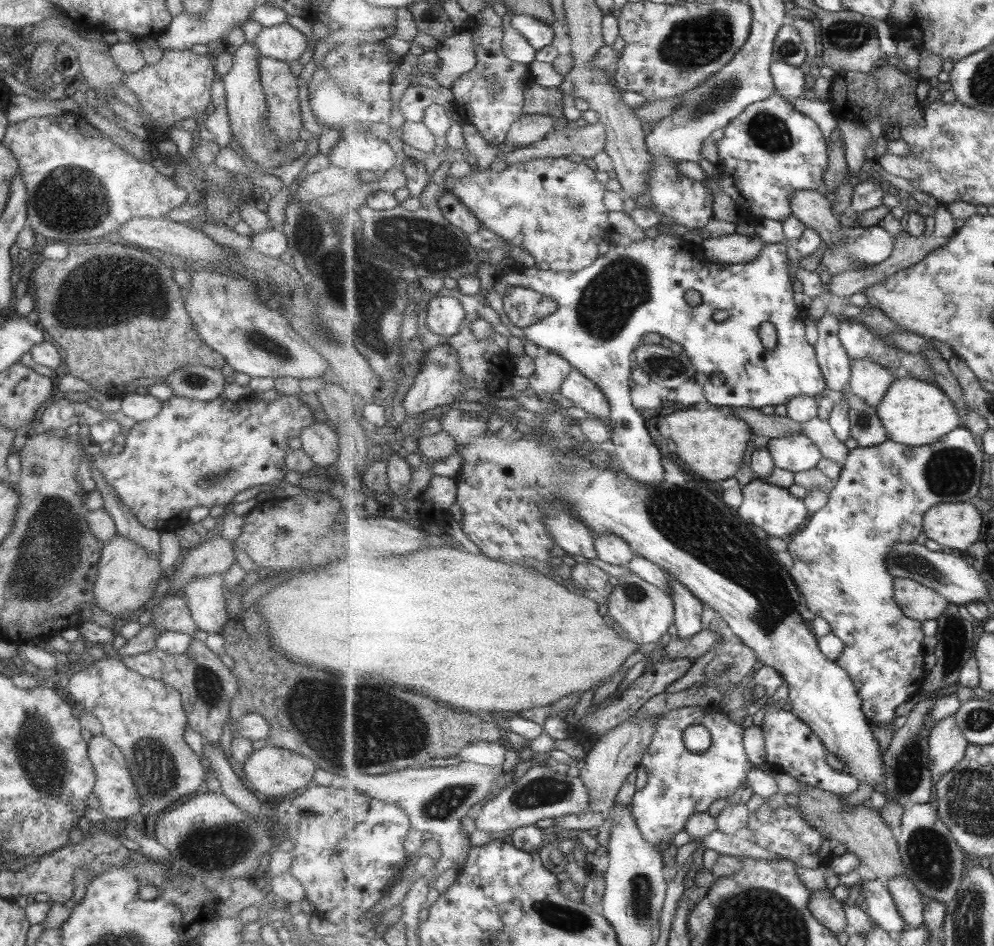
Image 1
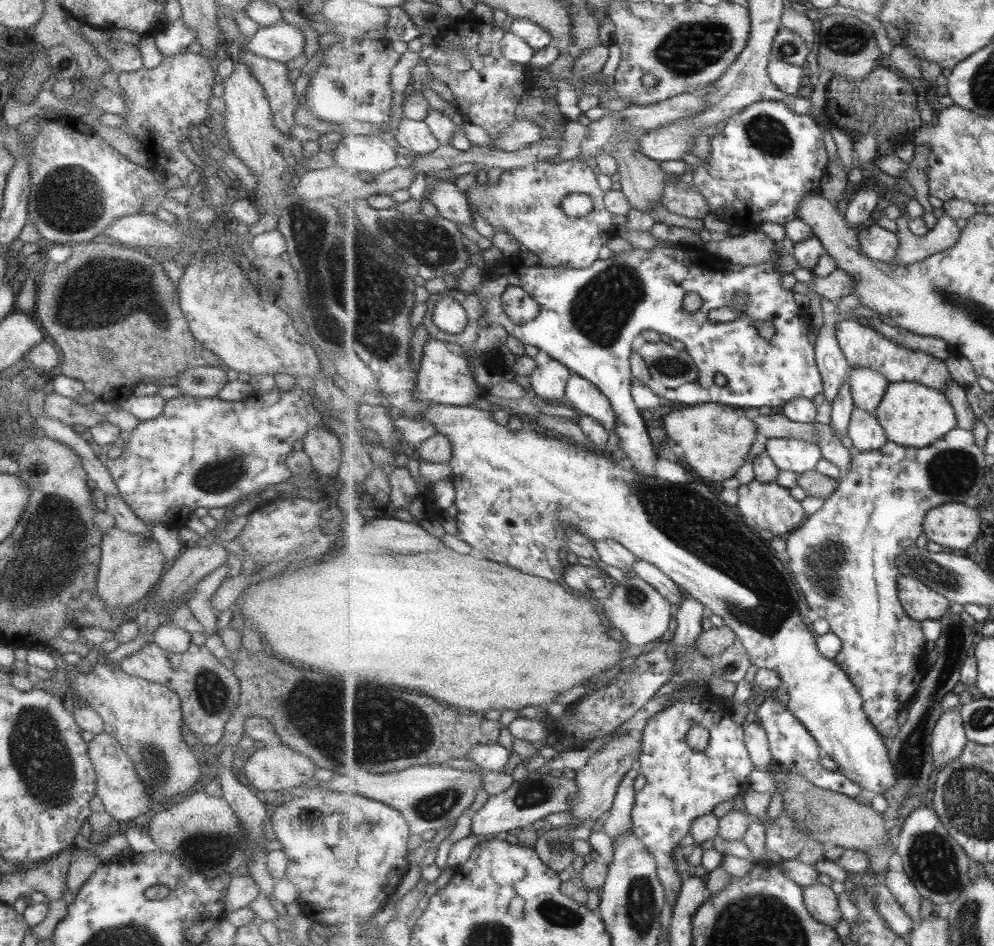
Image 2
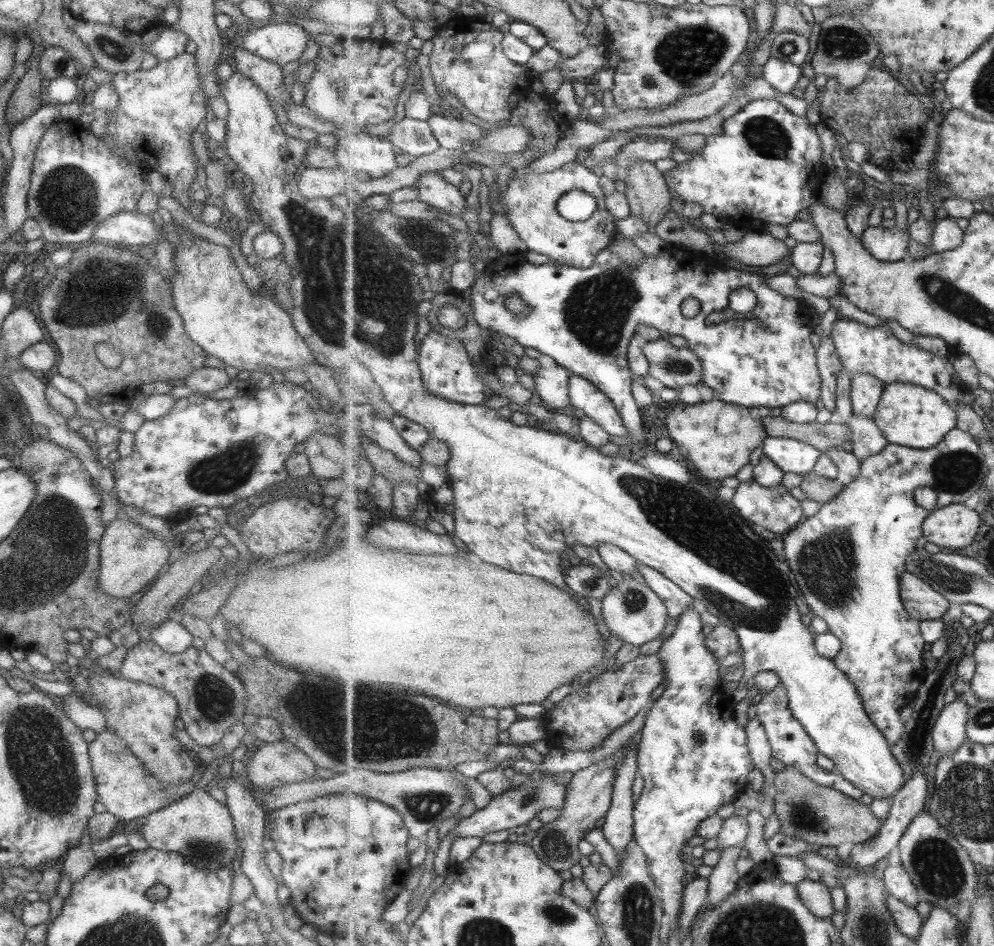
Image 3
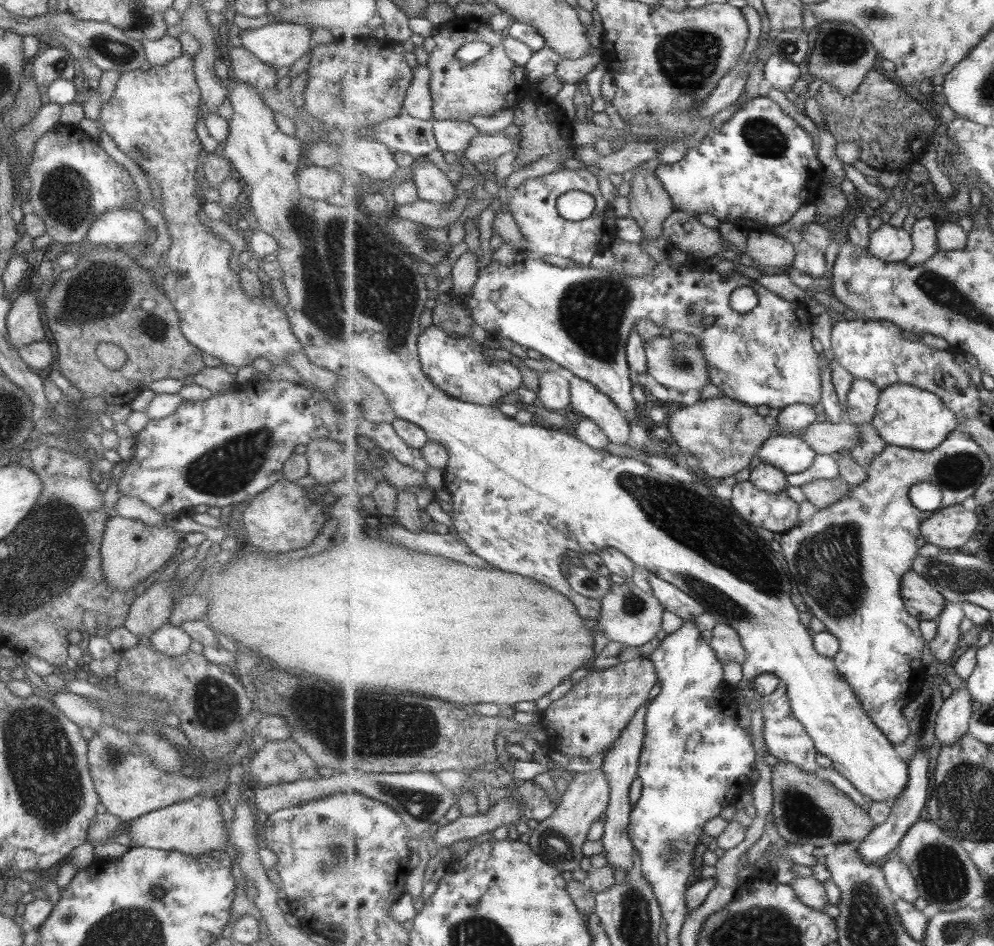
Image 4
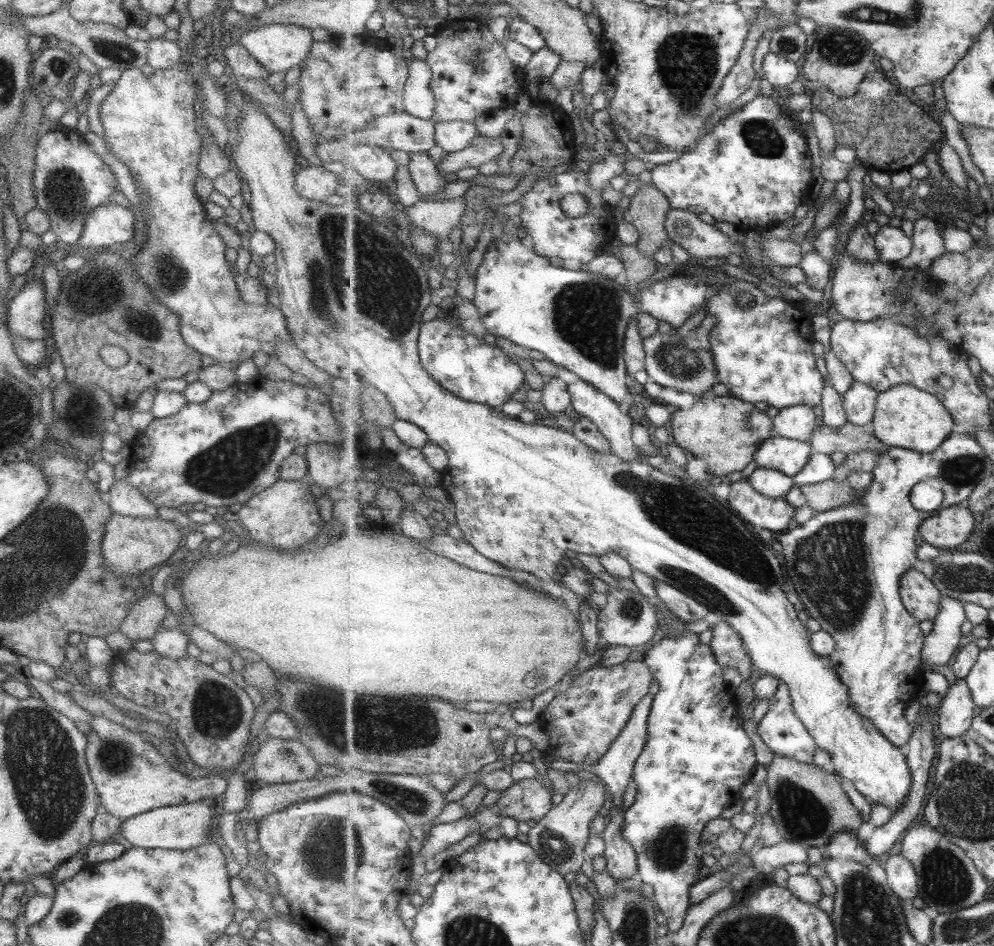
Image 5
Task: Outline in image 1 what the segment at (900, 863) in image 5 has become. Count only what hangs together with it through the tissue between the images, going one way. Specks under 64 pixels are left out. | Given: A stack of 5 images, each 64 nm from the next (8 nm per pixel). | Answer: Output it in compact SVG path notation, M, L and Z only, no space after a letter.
M909 876L898 877L887 882L892 898L907 920L909 927L919 928L924 924L924 910L922 893Z

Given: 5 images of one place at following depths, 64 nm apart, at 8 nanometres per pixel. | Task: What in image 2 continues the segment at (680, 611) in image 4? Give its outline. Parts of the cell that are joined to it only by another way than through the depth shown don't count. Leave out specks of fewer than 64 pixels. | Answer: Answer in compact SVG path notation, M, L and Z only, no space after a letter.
M638 559L637 563L633 565L633 569L633 574L645 579L645 582L651 584L672 603L674 615L676 616L681 602L684 600L685 592L683 588L679 587L672 578L669 578L657 566L647 561Z

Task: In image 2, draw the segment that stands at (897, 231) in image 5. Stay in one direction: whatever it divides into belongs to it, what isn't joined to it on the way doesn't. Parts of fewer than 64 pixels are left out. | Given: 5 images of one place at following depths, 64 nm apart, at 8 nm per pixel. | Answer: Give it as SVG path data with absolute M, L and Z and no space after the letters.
M877 230L877 232L858 231L859 251L873 260L890 263L896 256L900 241L897 232Z

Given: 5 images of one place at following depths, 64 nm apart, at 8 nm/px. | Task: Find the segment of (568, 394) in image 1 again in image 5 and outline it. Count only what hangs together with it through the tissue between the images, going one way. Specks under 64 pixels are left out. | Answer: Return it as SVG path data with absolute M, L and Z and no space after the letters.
M579 379L568 384L568 391L572 398L573 409L583 417L590 418L599 428L599 430L609 439L612 446L612 452L617 453L625 461L645 461L645 455L649 452L647 448L638 447L633 442L634 425L631 416L628 413L621 412L619 403L614 402L608 394L601 392L596 386L593 386L586 380Z

